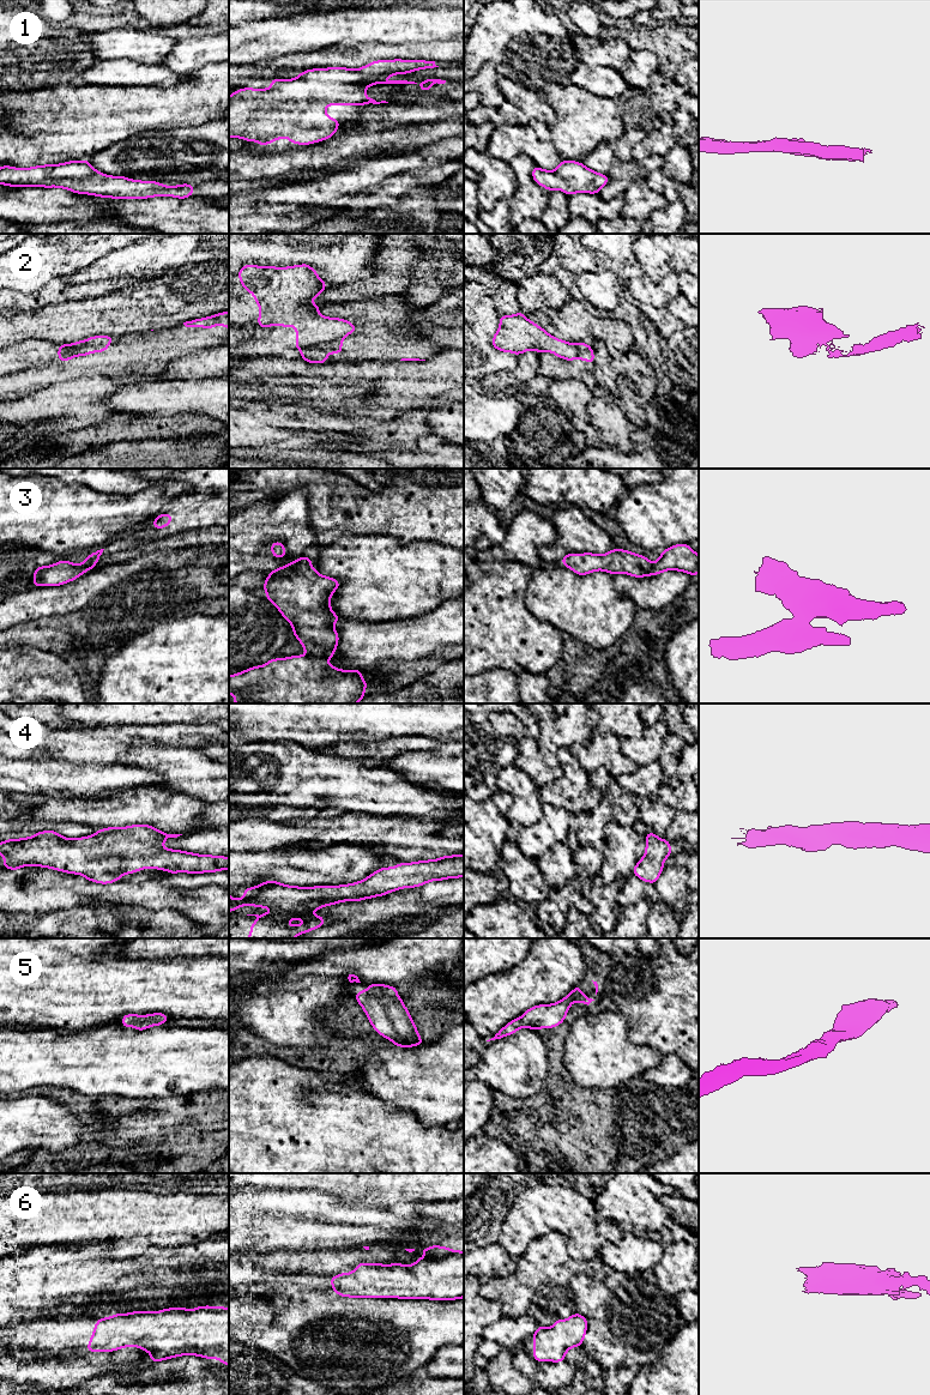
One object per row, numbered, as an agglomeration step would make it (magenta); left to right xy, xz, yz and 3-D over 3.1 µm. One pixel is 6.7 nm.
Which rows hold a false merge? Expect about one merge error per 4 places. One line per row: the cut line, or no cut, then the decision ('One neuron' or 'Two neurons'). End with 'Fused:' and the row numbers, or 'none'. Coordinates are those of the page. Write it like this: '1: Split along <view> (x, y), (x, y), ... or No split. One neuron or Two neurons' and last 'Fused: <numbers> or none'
1: No split. One neuron
2: Split along xz (343, 337), (301, 349). Two neurons
3: Split along xz (309, 654), (324, 662). Two neurons
4: No split. One neuron
5: No split. One neuron
6: No split. One neuron
Fused: 2, 3

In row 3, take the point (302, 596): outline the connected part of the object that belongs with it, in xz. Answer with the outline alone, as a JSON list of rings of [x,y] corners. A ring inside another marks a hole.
[[[303,556],[268,572],[262,587],[267,593],[266,599],[279,610],[284,620],[291,623],[294,635],[302,644],[306,653],[320,662],[327,662],[336,653],[339,641],[339,635],[333,626],[342,620],[331,609],[330,600],[340,582],[319,574],[310,563],[310,557]]]

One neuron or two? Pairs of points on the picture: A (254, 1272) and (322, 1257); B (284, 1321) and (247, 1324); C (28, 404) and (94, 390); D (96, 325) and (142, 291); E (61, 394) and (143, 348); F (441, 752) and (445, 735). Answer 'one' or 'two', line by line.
A: one
B: one
C: one
D: one
E: two
F: two

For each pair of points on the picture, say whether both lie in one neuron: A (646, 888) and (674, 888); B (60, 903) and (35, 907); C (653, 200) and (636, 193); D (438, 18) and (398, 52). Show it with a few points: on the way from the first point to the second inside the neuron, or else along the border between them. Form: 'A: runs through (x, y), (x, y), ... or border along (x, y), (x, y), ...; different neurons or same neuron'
A: runs through (653, 889), (666, 889); same neuron
B: runs through (54, 903), (41, 903); same neuron
C: runs through (650, 200), (645, 195), (640, 195); same neuron
D: border along (439, 41), (406, 41), (382, 44); different neurons

